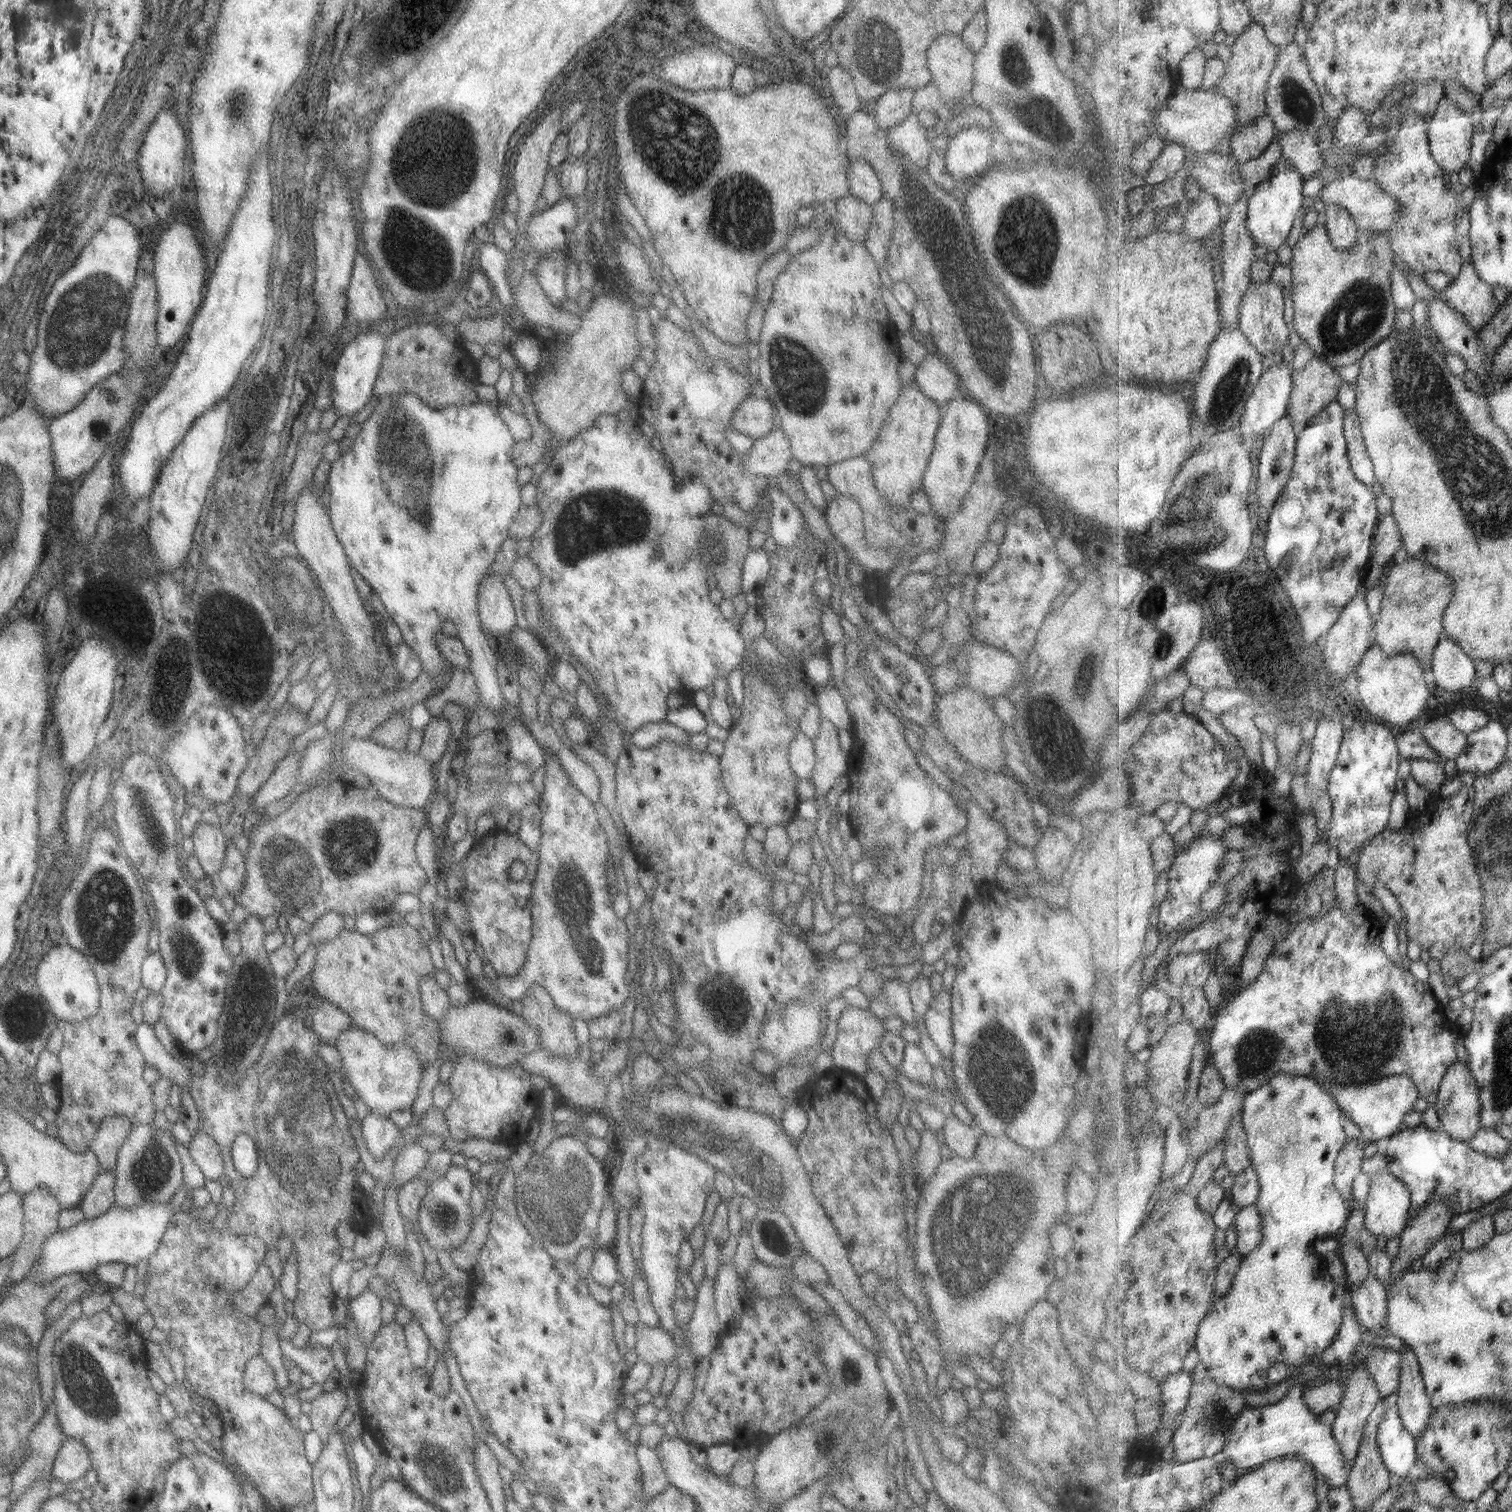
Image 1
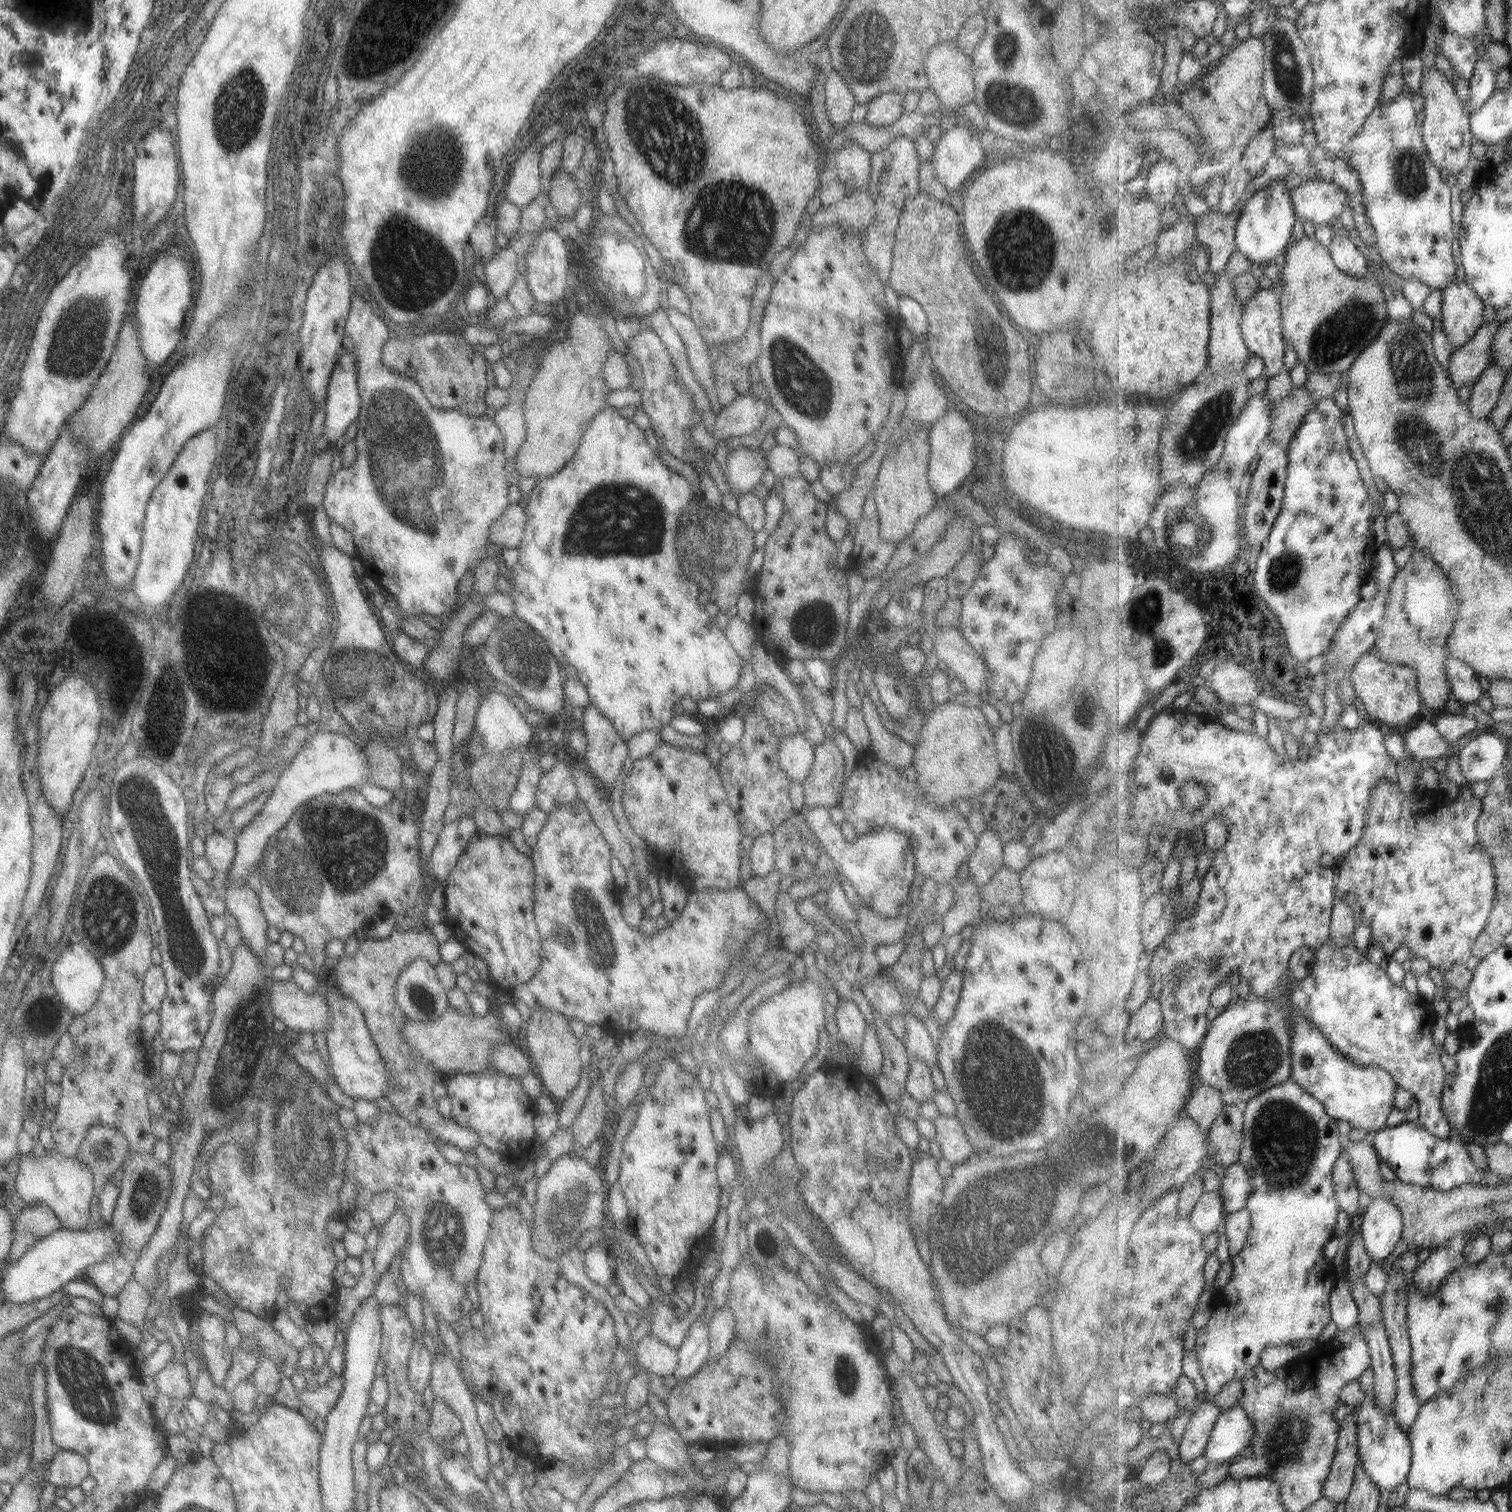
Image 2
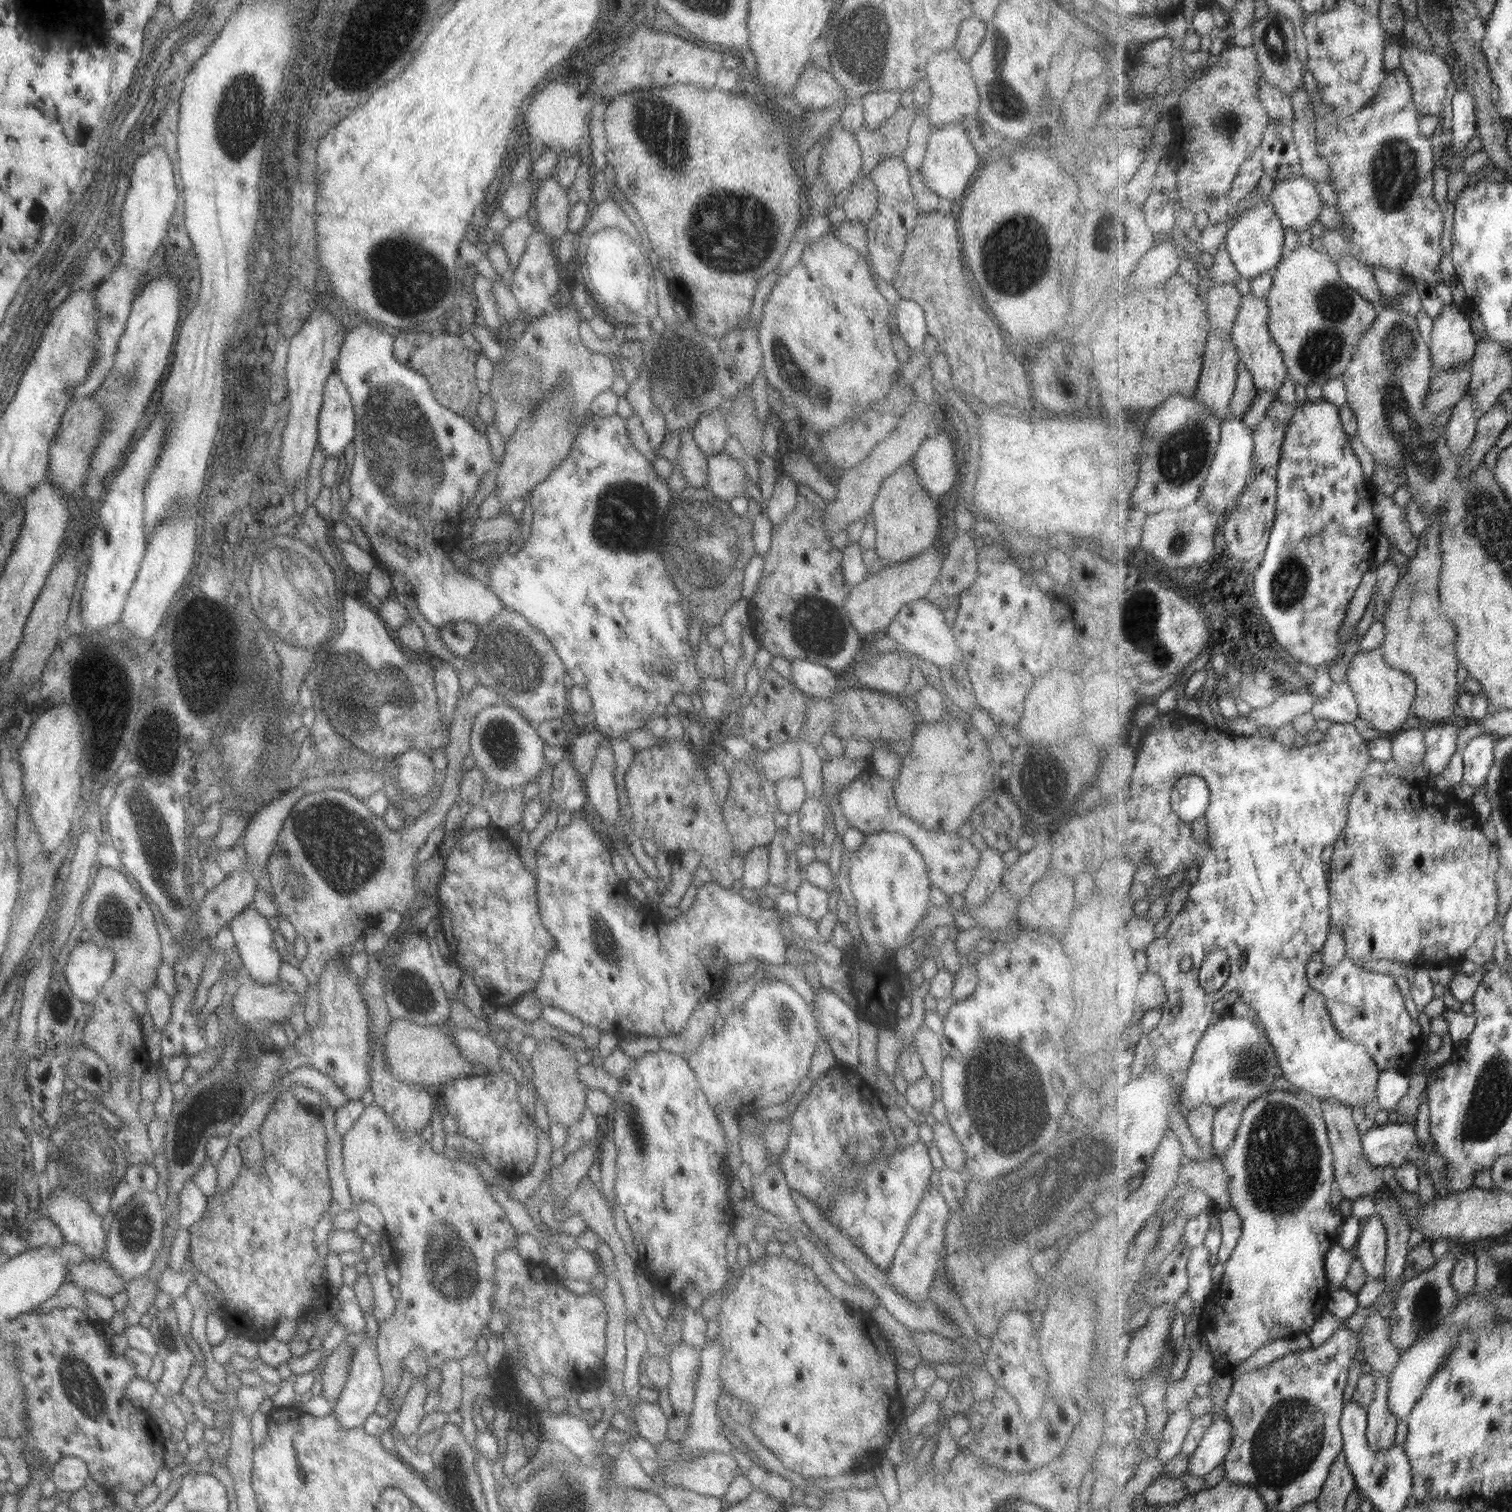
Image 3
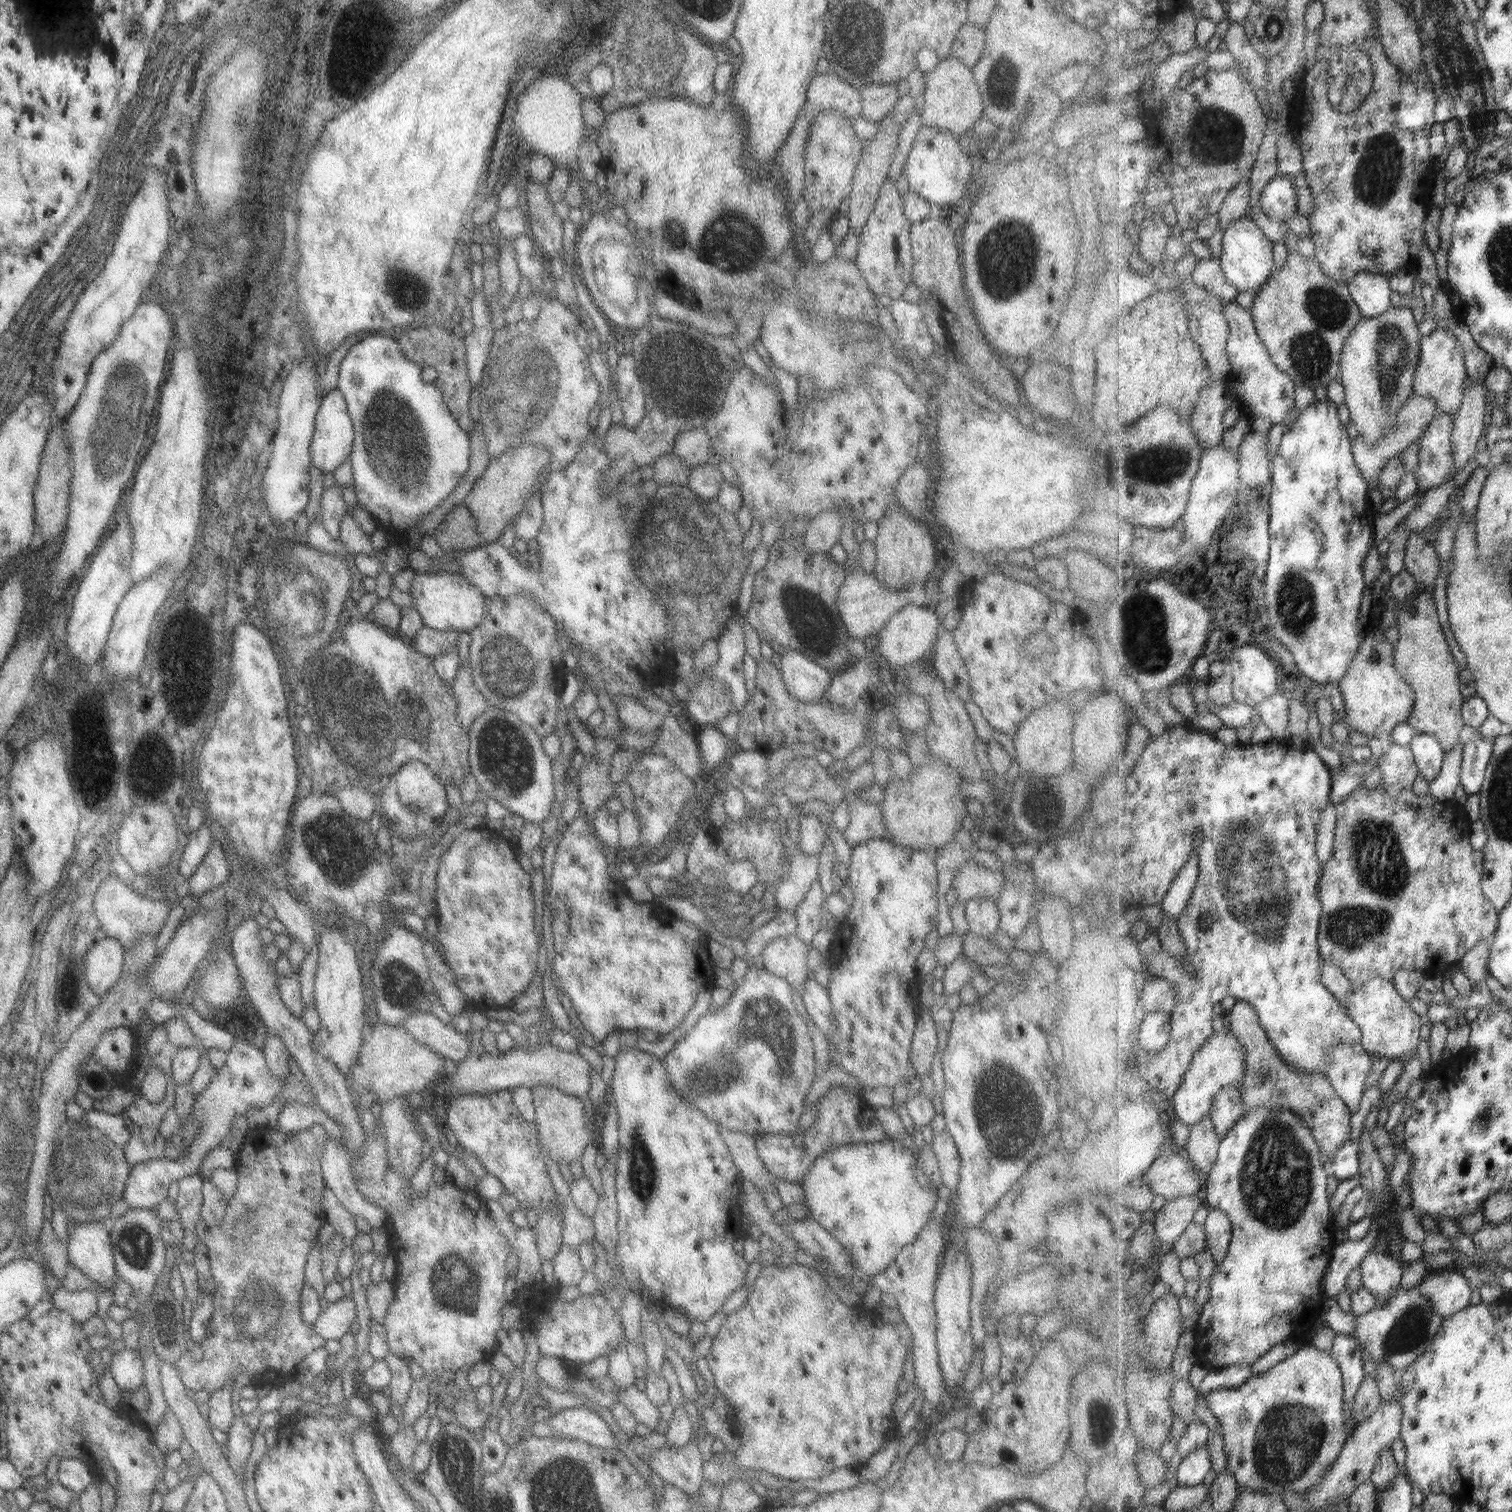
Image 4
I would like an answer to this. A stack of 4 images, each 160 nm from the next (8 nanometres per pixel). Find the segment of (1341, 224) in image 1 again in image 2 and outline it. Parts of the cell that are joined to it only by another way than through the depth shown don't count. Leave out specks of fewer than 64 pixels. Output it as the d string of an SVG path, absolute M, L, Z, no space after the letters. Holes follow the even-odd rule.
M1333 231L1333 237L1329 245L1330 253L1334 257L1334 263L1342 269L1343 272L1362 278L1370 273L1369 262L1370 255L1357 247L1358 242L1350 235L1345 235Z

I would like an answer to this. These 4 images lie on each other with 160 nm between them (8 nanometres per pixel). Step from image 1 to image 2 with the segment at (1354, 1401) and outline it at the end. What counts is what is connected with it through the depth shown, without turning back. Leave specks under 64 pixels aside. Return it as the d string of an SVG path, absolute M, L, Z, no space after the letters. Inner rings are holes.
M1358 1407L1350 1408L1350 1415L1345 1417L1341 1425L1334 1464L1324 1488L1324 1497L1337 1503L1345 1502L1348 1499L1360 1461L1355 1420L1357 1409Z

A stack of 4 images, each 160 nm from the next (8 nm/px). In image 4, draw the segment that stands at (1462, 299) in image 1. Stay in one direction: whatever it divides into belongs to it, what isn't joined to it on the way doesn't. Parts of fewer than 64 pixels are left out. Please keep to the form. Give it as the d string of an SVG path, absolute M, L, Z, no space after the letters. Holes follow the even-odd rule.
M1443 329L1422 338L1421 360L1414 376L1414 396L1430 396L1441 414L1455 414L1462 406L1464 399L1463 384L1467 380L1463 350L1457 338L1450 331Z

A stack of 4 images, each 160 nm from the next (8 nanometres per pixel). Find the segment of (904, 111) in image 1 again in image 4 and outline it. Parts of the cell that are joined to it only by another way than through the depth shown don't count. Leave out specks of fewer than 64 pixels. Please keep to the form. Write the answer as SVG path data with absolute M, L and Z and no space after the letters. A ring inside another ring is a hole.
M896 83L868 84L858 89L861 97L860 115L875 124L887 116L898 99Z

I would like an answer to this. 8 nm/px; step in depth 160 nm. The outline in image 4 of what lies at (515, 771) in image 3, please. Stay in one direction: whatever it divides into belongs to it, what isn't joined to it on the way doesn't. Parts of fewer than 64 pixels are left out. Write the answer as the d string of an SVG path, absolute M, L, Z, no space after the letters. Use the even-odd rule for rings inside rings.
M487 708L468 726L468 766L474 783L478 784L479 795L497 801L524 823L539 825L549 816L555 804L551 759L543 753L535 731L523 724L514 714L499 708Z

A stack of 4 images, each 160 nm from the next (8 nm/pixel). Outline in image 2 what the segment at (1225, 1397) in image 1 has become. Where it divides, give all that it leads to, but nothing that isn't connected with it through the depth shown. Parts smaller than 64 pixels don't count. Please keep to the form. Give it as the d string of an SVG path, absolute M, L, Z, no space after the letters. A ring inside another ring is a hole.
M1211 1399L1198 1402L1199 1407L1193 1407L1193 1416L1188 1424L1186 1435L1179 1444L1179 1458L1182 1463L1191 1463L1195 1458L1204 1456L1210 1443L1211 1433L1219 1415L1223 1410Z

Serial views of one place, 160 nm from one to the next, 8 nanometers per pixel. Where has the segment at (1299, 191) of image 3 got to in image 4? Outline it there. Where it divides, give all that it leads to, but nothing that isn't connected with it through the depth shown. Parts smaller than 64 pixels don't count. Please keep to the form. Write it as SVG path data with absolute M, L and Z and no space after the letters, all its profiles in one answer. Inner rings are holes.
M1277 173L1262 190L1259 199L1262 212L1272 221L1280 222L1299 214L1297 191L1293 176Z

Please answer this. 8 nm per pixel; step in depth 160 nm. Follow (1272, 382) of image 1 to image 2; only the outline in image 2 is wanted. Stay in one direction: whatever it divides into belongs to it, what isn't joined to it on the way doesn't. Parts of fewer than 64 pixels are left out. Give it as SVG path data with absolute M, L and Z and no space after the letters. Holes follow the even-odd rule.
M1262 392L1249 398L1241 411L1234 428L1229 432L1224 446L1223 458L1227 459L1229 470L1247 470L1257 456L1259 446L1267 441L1273 424L1271 402Z

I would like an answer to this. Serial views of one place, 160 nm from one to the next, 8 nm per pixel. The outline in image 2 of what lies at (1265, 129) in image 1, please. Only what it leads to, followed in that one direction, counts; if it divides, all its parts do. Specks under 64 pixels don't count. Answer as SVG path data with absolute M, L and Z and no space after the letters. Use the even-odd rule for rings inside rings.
M1268 124L1263 132L1252 138L1252 142L1247 147L1241 162L1250 169L1252 176L1262 174L1264 165L1269 162L1269 158L1273 158L1275 143L1276 134L1272 129L1272 124Z

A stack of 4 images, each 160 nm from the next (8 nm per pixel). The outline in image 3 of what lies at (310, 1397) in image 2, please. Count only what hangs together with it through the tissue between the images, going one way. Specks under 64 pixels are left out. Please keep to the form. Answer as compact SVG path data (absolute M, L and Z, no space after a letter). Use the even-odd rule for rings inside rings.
M341 1342L331 1350L331 1354L325 1357L324 1369L320 1375L321 1396L325 1400L333 1403L333 1400L341 1393L349 1374L347 1368L353 1352L354 1350L349 1344Z

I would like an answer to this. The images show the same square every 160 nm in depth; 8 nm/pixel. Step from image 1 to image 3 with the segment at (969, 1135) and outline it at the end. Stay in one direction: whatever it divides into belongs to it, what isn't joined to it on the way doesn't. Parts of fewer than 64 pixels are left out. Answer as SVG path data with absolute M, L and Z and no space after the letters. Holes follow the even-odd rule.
M944 1120L936 1122L932 1128L932 1153L937 1164L946 1166L949 1170L963 1171L964 1152L953 1134L951 1127Z

